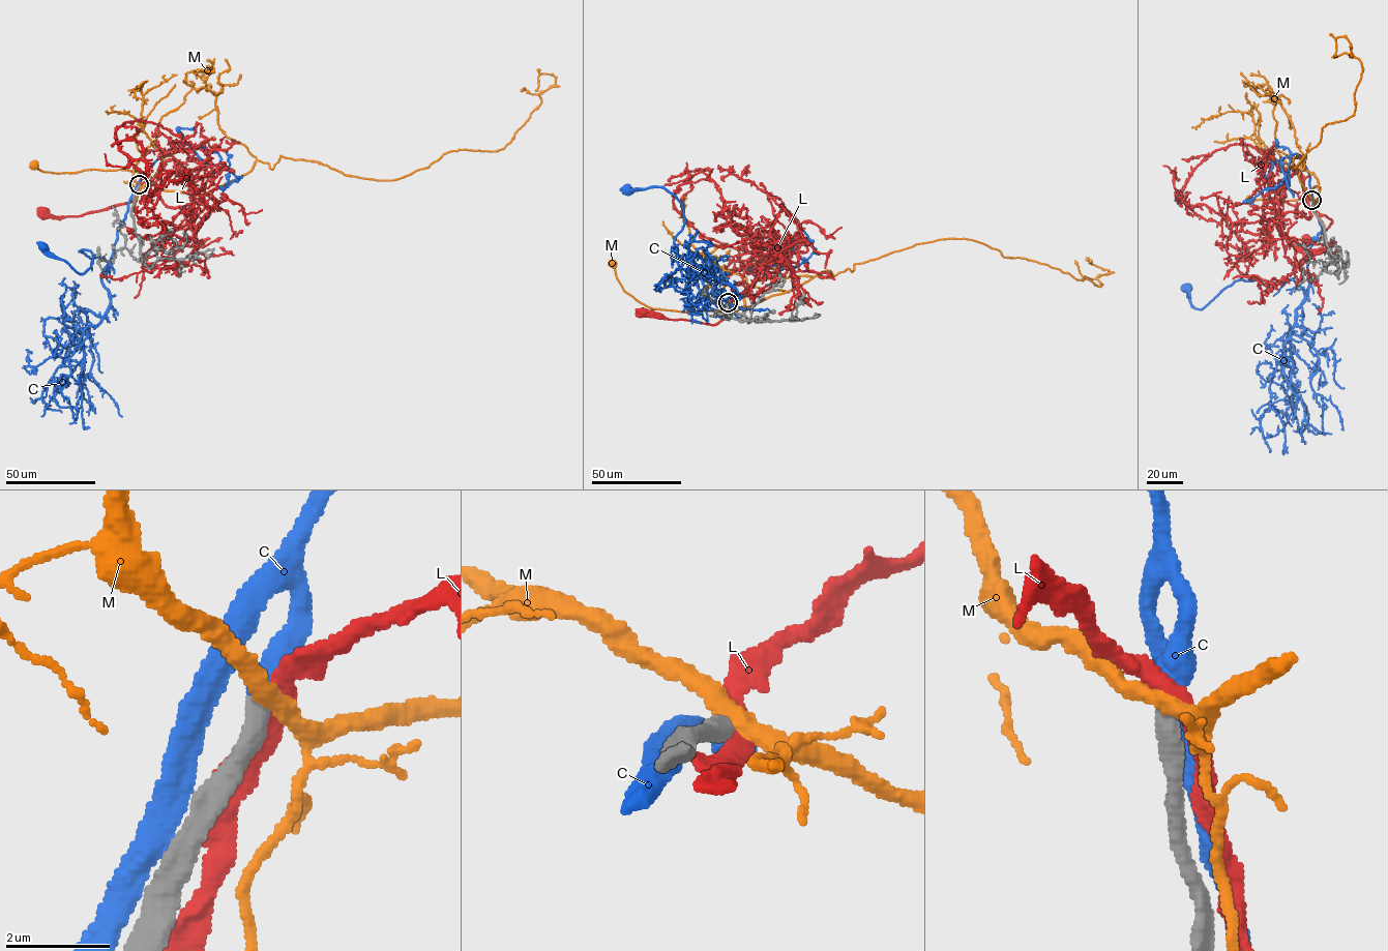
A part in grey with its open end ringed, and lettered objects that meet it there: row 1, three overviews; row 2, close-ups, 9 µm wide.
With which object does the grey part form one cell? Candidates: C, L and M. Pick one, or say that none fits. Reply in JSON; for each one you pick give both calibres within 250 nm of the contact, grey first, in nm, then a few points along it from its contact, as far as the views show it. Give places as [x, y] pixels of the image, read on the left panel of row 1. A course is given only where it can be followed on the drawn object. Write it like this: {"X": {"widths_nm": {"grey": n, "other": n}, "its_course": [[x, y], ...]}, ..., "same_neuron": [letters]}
{"C": {"widths_nm": {"grey": 400, "other": 550}, "its_course": [[139, 184], [101, 273], [110, 264], [104, 258], [79, 251], [90, 250], [92, 265], [78, 273], [43, 246]]}, "same_neuron": ["C"]}

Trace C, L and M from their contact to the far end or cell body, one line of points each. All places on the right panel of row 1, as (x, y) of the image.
C: (1311, 200), (1322, 231), (1310, 245), (1305, 293), (1292, 279), (1238, 279), (1198, 309), (1188, 288)
L: (1312, 201), (1315, 209), (1331, 221), (1320, 238), (1307, 240)
M: (1311, 200), (1319, 197), (1320, 187), (1315, 186), (1304, 197), (1293, 200), (1250, 199)

